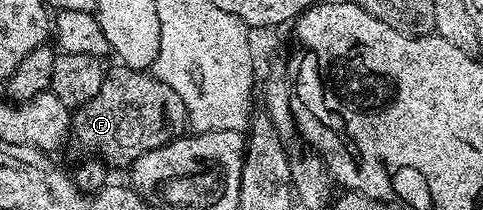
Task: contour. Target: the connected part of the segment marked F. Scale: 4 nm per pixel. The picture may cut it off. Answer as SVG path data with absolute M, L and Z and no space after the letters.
M116 65L116 68L109 70L102 81L102 89L94 93L90 101L86 101L80 107L75 108L72 115L72 125L70 128L71 138L76 138L76 143L80 147L85 147L88 153L99 157L109 168L124 167L131 168L132 162L142 153L158 149L164 143L169 142L188 123L186 105L182 105L182 97L170 89L162 81L158 81L155 75L148 71L139 71L133 67Z

